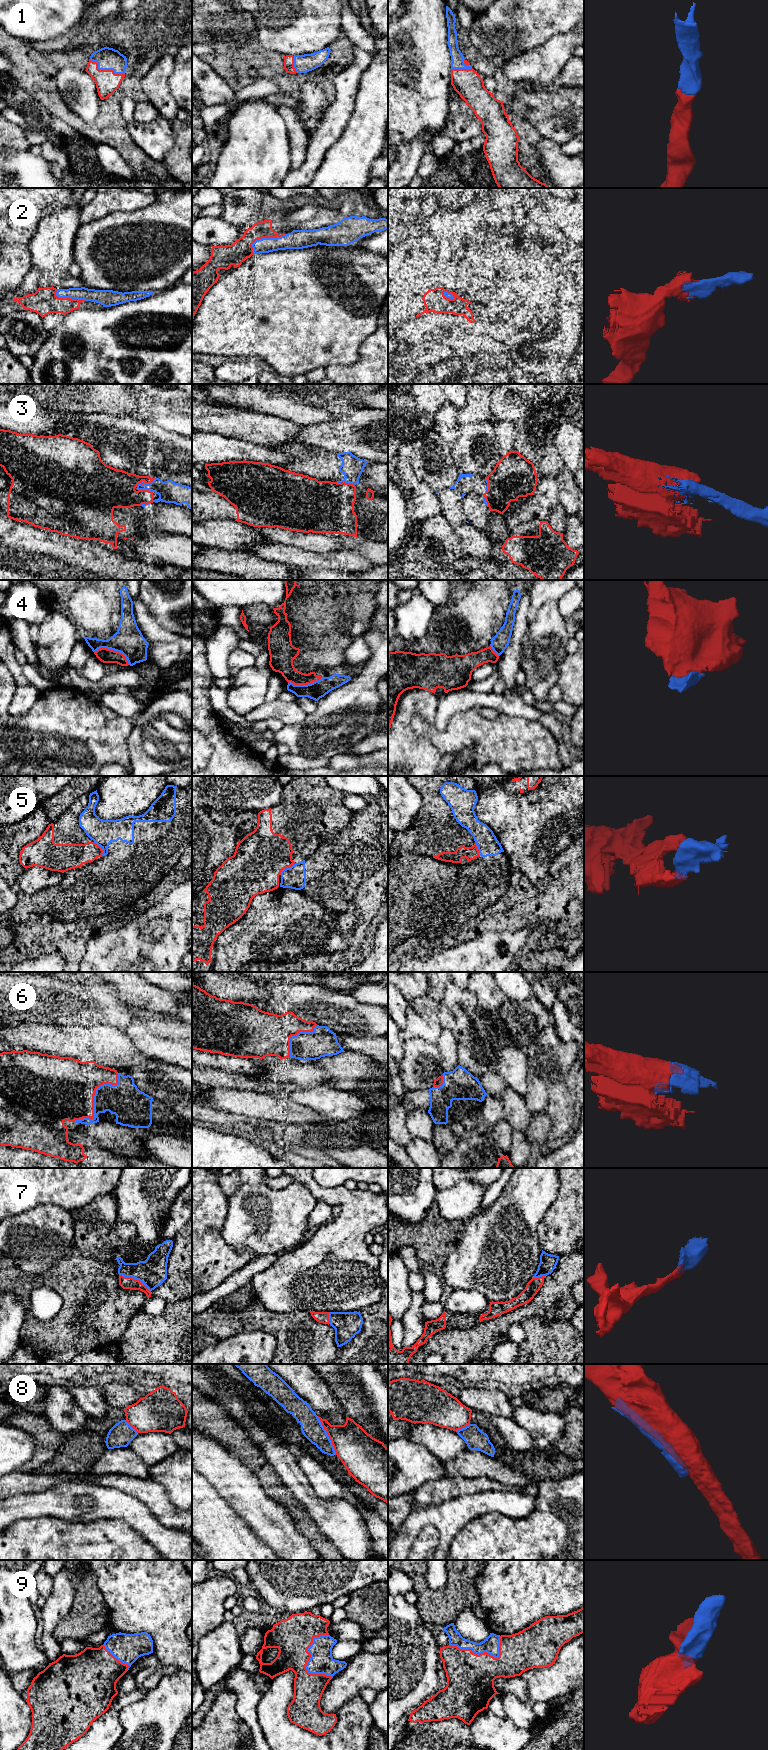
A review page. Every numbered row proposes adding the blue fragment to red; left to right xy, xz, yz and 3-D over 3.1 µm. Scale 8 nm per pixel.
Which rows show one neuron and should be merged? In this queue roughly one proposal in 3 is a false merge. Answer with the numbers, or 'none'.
1, 2, 4, 6, 7, 9

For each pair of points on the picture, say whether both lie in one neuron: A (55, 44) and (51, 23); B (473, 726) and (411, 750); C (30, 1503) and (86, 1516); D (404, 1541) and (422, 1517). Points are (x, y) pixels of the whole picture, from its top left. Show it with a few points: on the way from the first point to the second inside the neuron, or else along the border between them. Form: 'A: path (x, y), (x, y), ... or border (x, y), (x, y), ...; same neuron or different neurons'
A: border (74, 26), (66, 33), (54, 38), (31, 42); different neurons
B: border (411, 729), (419, 735), (426, 736), (442, 755); different neurons
C: path (44, 1504), (57, 1504), (72, 1518); same neuron
D: path (409, 1535), (409, 1530), (416, 1523); same neuron

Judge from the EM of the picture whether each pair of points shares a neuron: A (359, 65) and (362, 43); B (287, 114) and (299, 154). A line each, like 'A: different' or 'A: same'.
A: different
B: same

